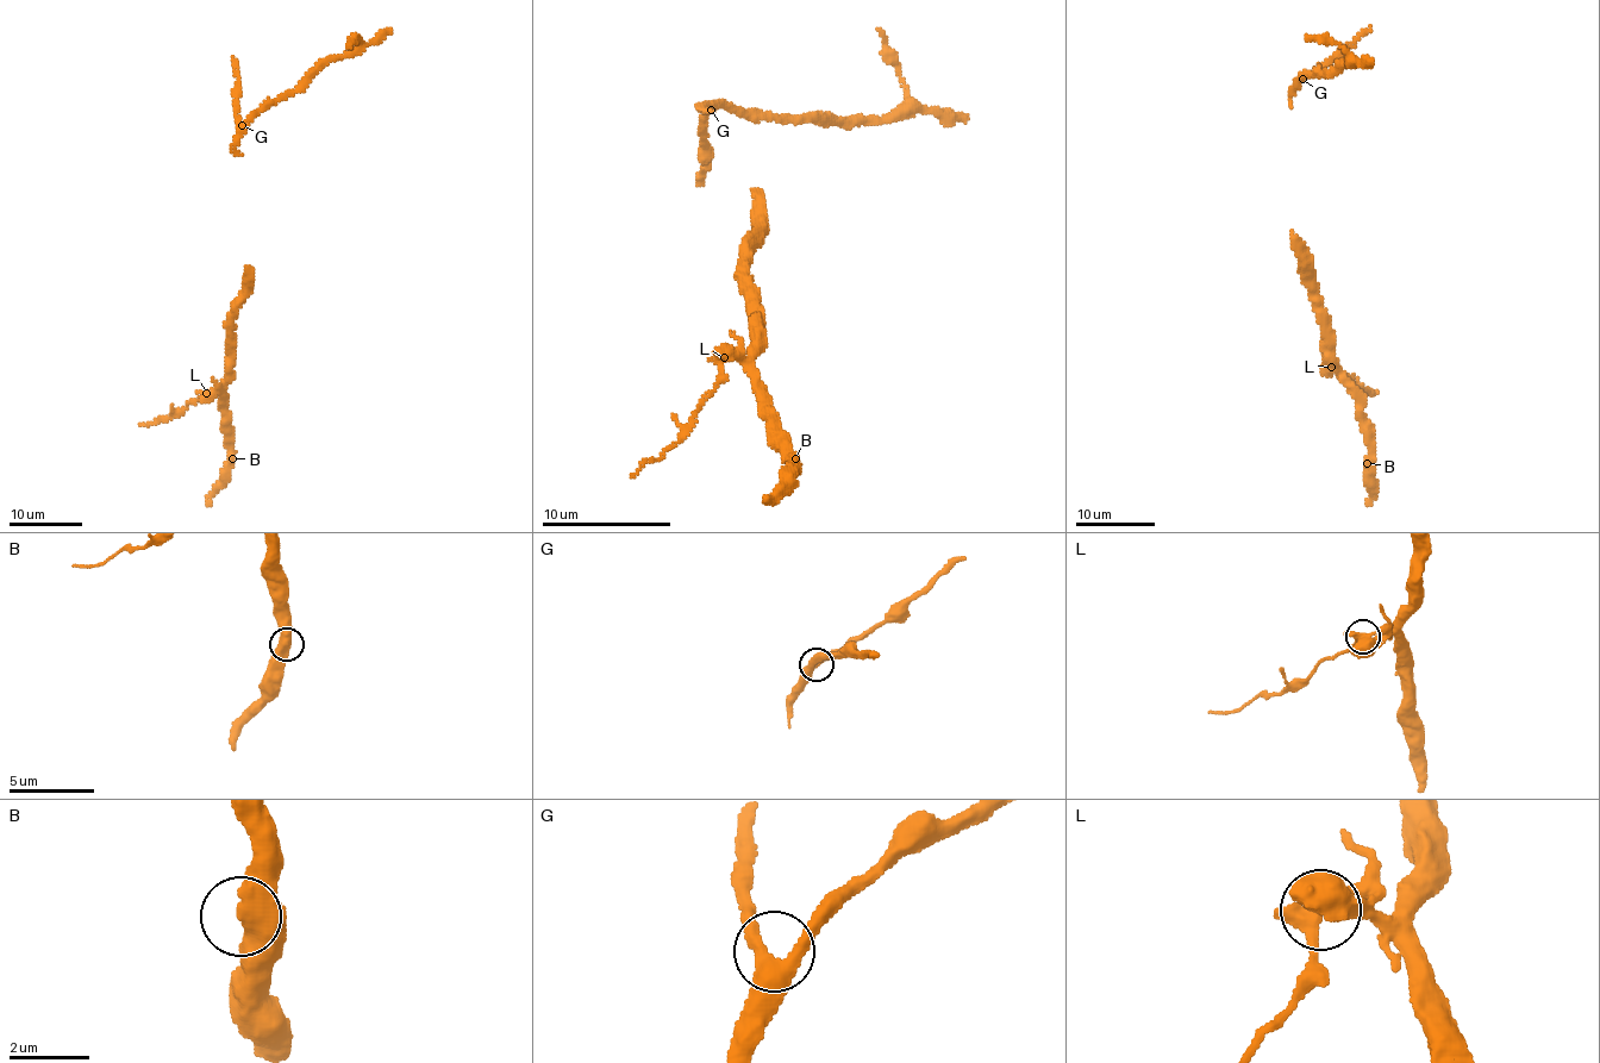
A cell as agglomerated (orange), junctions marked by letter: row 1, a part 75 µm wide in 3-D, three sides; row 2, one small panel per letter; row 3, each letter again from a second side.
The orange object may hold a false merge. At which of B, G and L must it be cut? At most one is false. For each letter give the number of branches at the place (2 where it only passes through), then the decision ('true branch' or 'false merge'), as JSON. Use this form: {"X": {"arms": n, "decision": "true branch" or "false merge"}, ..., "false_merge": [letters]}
{"B": {"arms": 2, "decision": "true branch"}, "G": {"arms": 3, "decision": "true branch"}, "L": {"arms": 3, "decision": "false merge"}, "false_merge": ["L"]}

